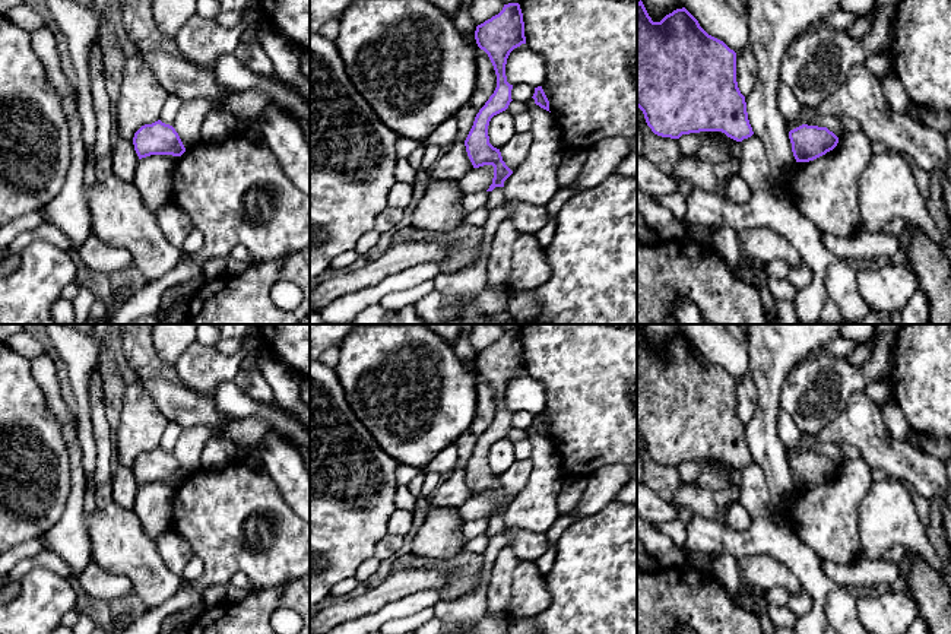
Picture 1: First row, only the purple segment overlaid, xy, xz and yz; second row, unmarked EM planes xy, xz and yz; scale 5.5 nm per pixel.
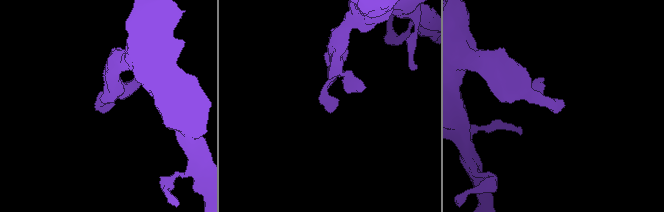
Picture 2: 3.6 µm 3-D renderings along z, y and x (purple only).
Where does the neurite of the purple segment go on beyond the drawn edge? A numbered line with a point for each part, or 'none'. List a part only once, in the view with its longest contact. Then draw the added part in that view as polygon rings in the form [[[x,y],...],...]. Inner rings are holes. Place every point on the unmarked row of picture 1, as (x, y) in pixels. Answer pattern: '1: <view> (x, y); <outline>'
none

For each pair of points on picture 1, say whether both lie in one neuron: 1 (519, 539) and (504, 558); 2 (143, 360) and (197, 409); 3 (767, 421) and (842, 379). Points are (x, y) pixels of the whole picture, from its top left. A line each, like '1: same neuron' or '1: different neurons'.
1: different neurons
2: same neuron
3: different neurons

